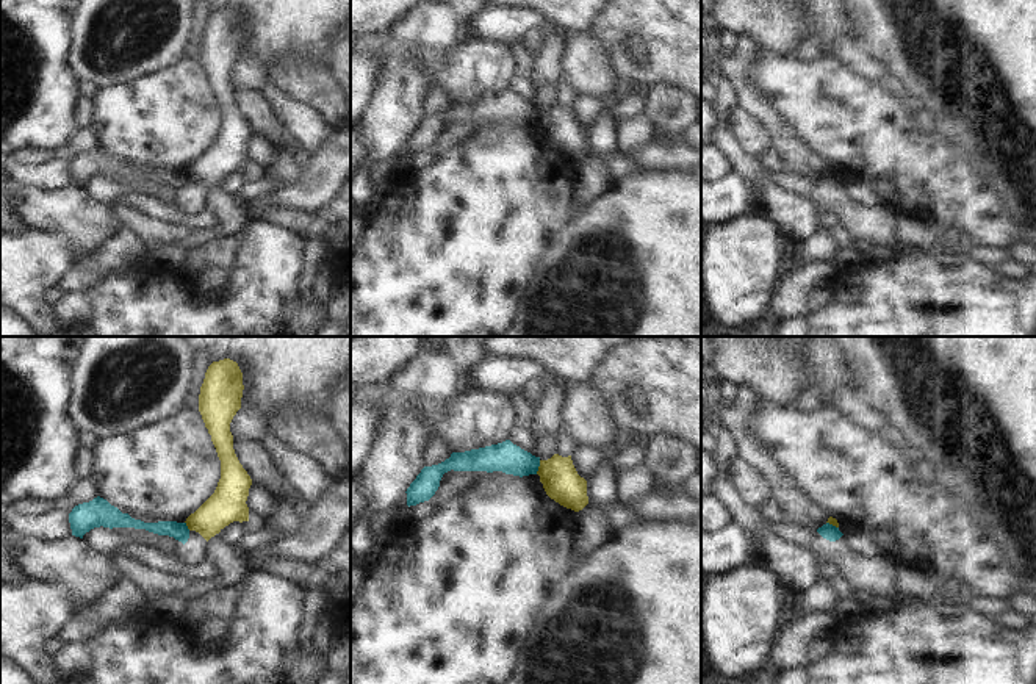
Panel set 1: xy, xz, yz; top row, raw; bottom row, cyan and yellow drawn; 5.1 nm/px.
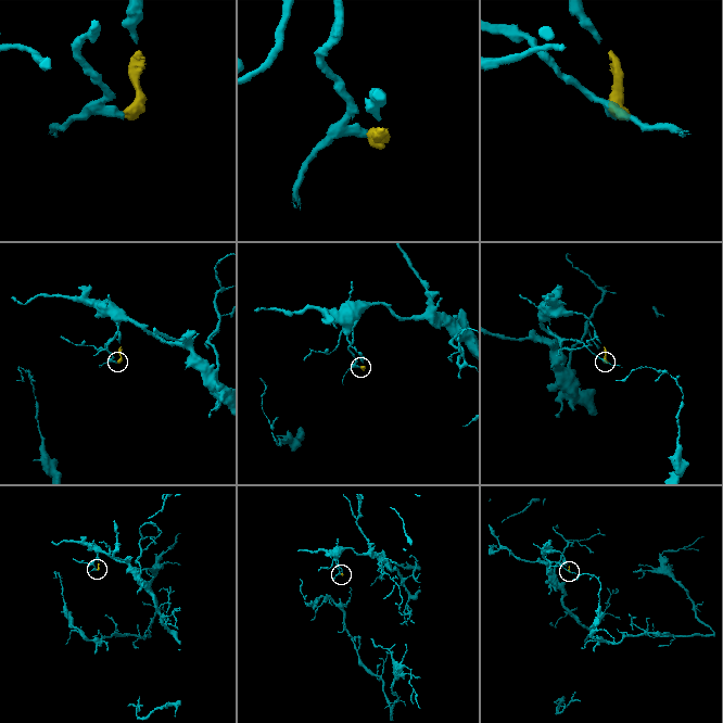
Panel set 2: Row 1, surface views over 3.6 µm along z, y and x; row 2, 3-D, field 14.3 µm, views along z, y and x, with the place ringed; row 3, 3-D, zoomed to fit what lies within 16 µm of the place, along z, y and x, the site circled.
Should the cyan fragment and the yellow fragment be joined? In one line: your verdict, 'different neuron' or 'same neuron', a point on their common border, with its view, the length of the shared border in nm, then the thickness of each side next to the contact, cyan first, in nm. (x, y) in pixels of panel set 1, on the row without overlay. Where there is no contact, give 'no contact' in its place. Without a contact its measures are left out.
different neuron; contact xz (539, 115); length 80 nm; calibres 160 and 190 nm

